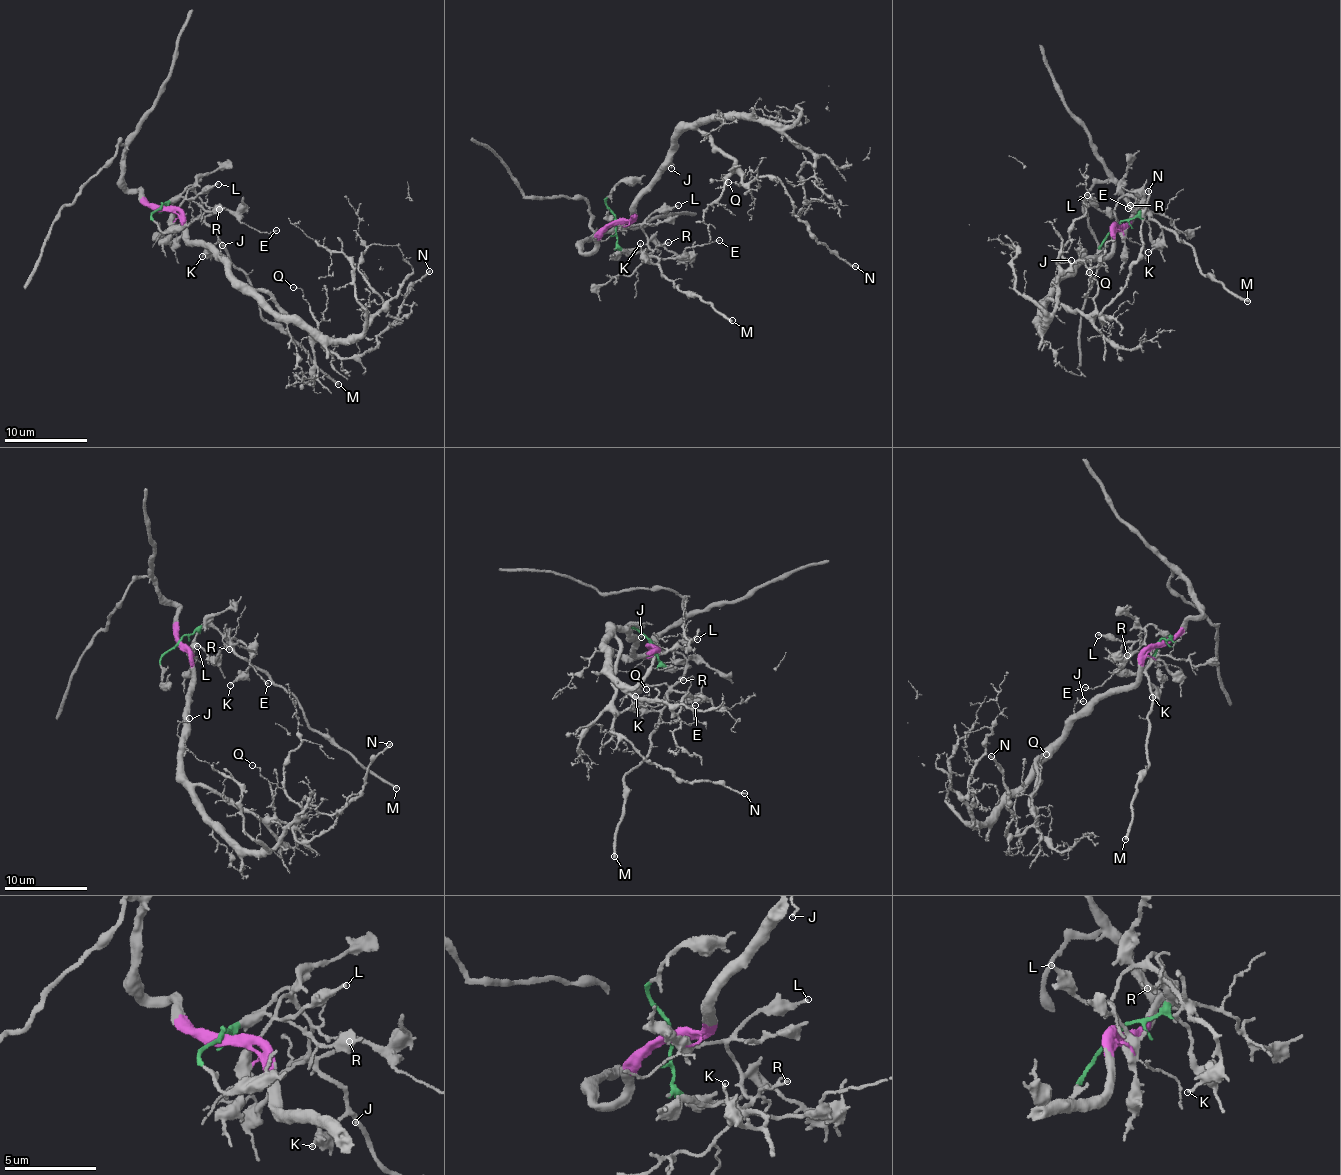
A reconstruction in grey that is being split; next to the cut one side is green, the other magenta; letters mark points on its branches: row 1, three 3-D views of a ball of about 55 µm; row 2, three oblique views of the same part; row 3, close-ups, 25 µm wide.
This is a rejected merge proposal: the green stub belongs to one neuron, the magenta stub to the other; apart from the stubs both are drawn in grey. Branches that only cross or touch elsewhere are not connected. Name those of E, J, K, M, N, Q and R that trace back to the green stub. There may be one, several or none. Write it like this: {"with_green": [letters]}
{"with_green": ["E", "K", "M", "R"]}

